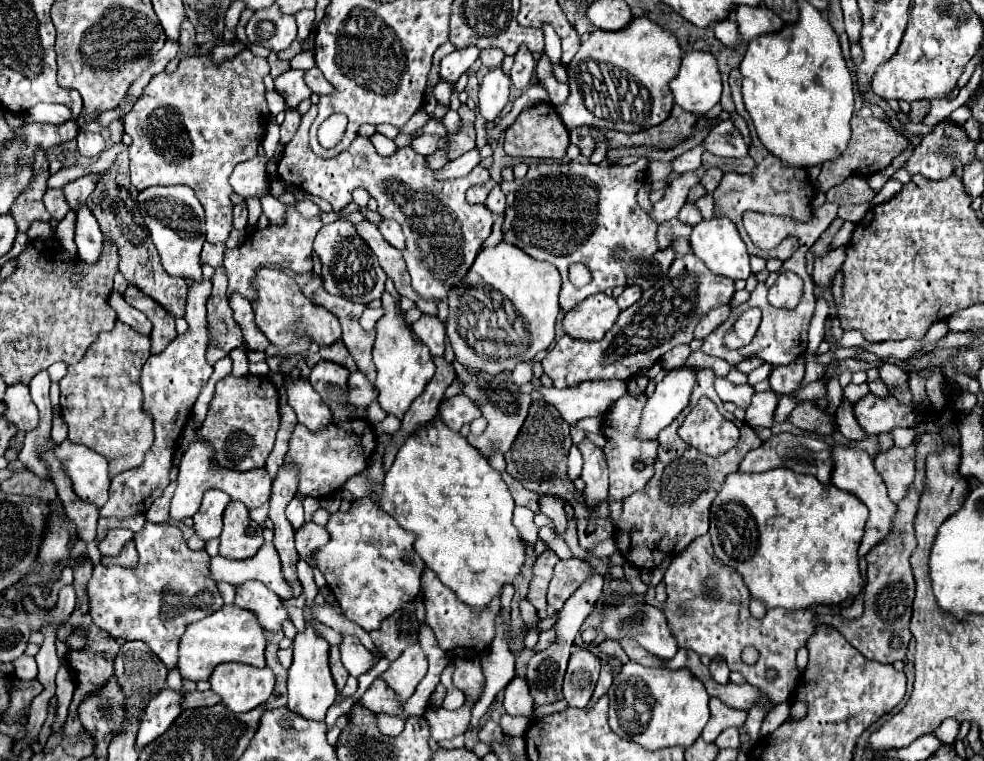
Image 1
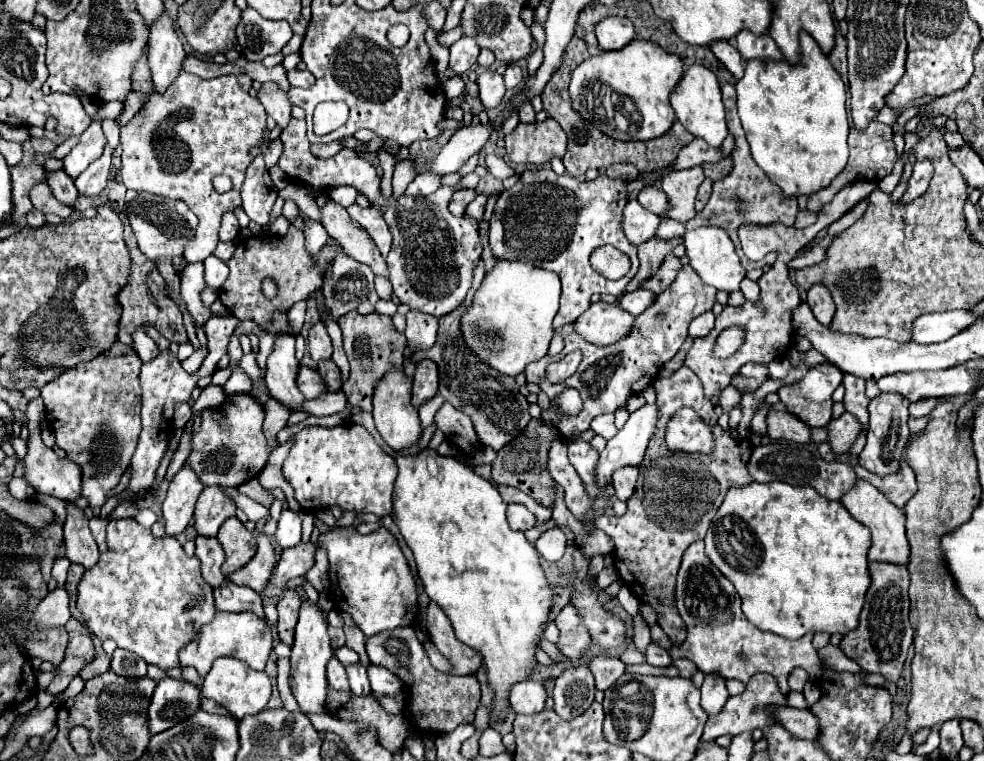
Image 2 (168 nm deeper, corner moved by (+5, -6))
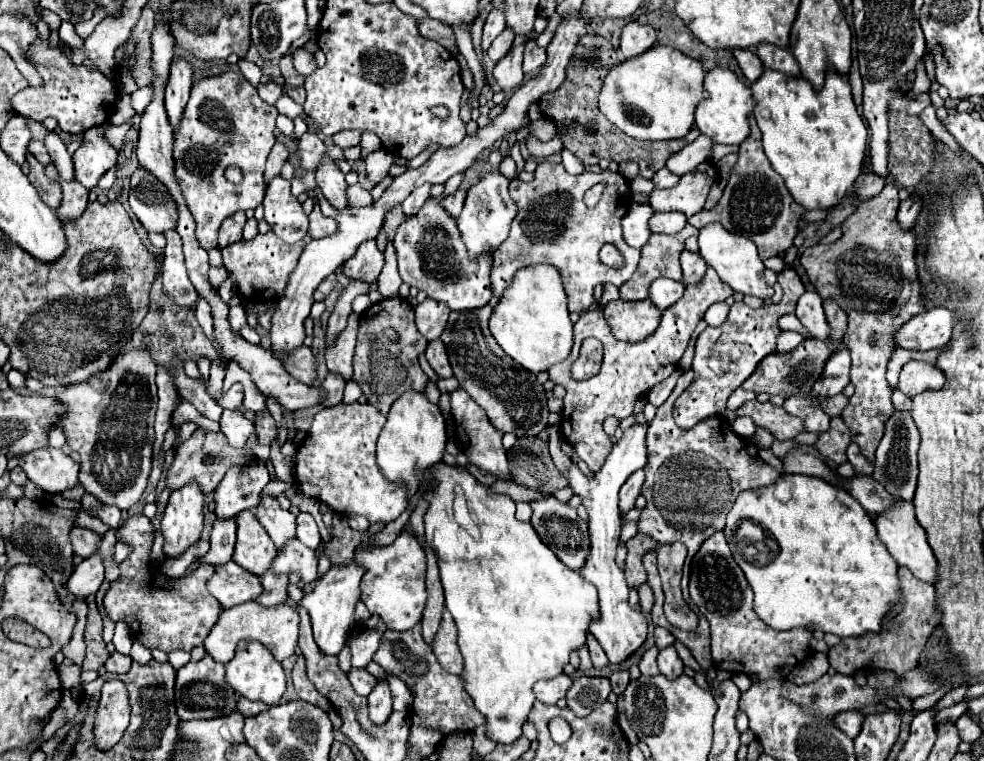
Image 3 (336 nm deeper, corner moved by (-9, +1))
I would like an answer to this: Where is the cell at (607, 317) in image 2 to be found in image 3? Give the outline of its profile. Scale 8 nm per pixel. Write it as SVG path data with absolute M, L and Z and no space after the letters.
M614 300L608 302L602 310L614 338L624 342L640 342L648 338L658 328L662 316L662 312L650 300Z

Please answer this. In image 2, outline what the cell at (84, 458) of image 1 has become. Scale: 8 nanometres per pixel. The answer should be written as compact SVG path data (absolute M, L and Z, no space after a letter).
M28 421L30 445L24 457L24 479L42 495L54 495L64 501L74 501L80 497L82 473L70 459L58 459L52 449L48 449L38 433L38 421Z

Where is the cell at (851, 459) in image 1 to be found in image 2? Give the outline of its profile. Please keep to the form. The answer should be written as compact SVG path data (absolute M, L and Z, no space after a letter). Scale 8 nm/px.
M858 481L856 487L846 493L842 497L842 505L848 509L848 513L860 521L862 525L866 525L872 533L872 547L868 551L868 559L870 561L888 561L888 563L898 563L898 565L908 565L910 559L910 545L906 539L906 529L904 529L904 513L902 509L898 509L892 501L888 501L884 497L884 493L880 493L876 487L872 487L868 481Z

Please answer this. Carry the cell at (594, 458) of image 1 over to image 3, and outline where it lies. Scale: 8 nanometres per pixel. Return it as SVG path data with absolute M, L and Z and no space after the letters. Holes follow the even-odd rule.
M708 266L704 278L698 284L686 286L684 296L676 304L668 306L662 312L658 330L654 334L650 334L646 340L634 342L634 344L632 342L620 342L612 336L606 320L602 318L600 306L592 308L580 316L580 320L574 324L574 346L572 346L570 356L564 362L554 364L548 370L548 374L550 374L552 382L562 384L566 388L564 408L562 408L562 424L560 424L562 434L564 434L566 442L570 442L574 446L576 454L588 464L588 468L592 472L598 472L602 468L606 456L612 450L612 440L602 430L604 418L616 416L617 419L624 419L632 416L636 400L642 398L644 394L648 394L650 388L654 388L658 382L662 382L664 378L668 378L676 370L676 366L678 366L678 362L680 362L680 358L688 346L688 340L690 340L696 324L704 316L704 312L714 302L722 302L728 296L732 296L732 292L734 290L718 278L716 270ZM588 336L594 336L602 342L604 360L602 360L600 372L596 376L578 382L570 376L570 366L578 358L578 350L582 346L582 340Z

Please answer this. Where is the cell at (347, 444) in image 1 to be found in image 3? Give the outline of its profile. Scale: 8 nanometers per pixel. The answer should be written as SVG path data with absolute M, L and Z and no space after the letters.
M338 404L334 408L324 408L314 416L312 428L302 442L298 450L298 464L294 468L296 480L300 484L300 492L316 498L320 502L326 502L332 506L334 512L340 516L350 514L362 514L368 518L368 522L392 522L396 520L408 506L408 486L404 482L390 482L382 476L378 462L376 462L376 442L386 424L386 416L380 414L380 410L372 404Z

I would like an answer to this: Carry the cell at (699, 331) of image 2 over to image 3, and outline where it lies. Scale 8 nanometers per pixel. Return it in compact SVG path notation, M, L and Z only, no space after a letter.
M718 302L718 304L712 304L706 313L704 314L704 320L711 327L722 326L722 322L726 320L728 316L728 304L726 302Z

